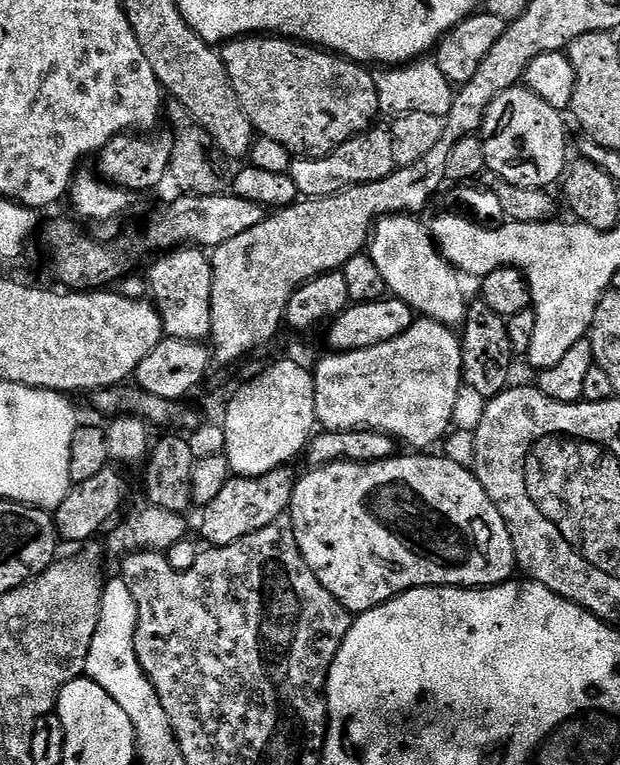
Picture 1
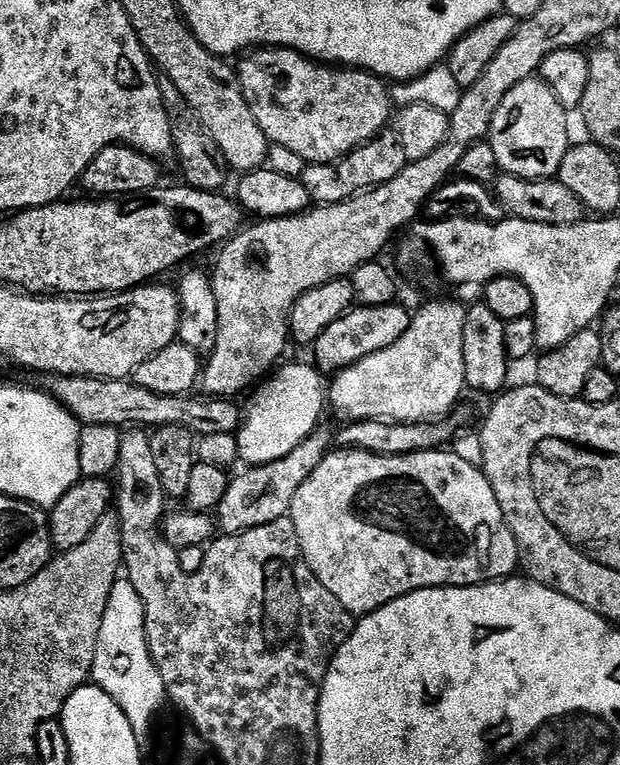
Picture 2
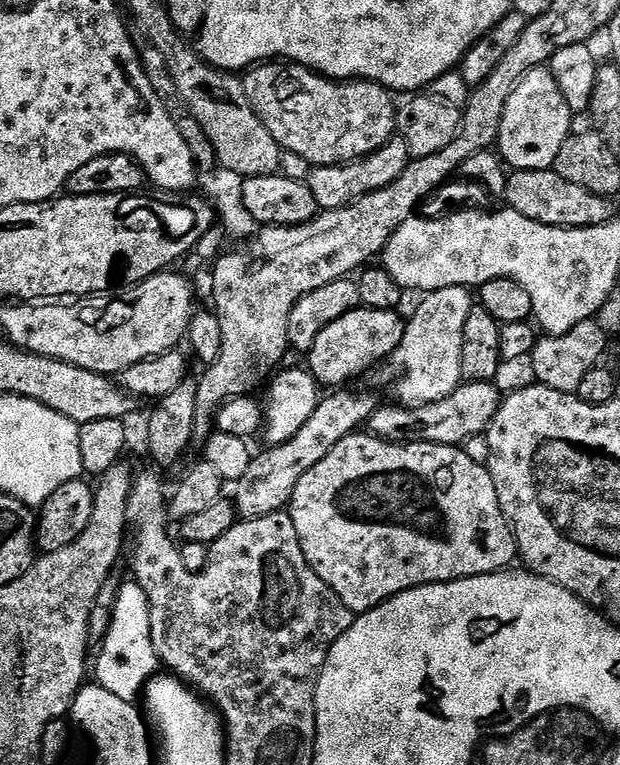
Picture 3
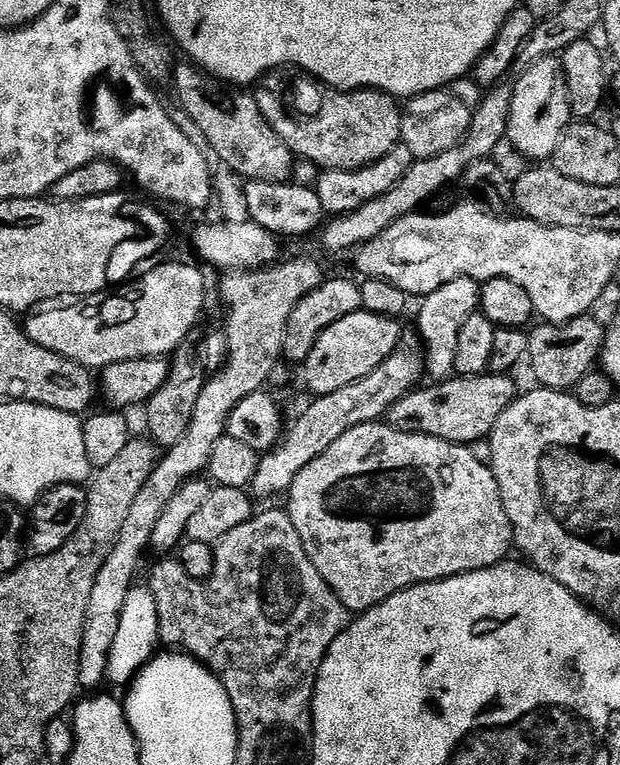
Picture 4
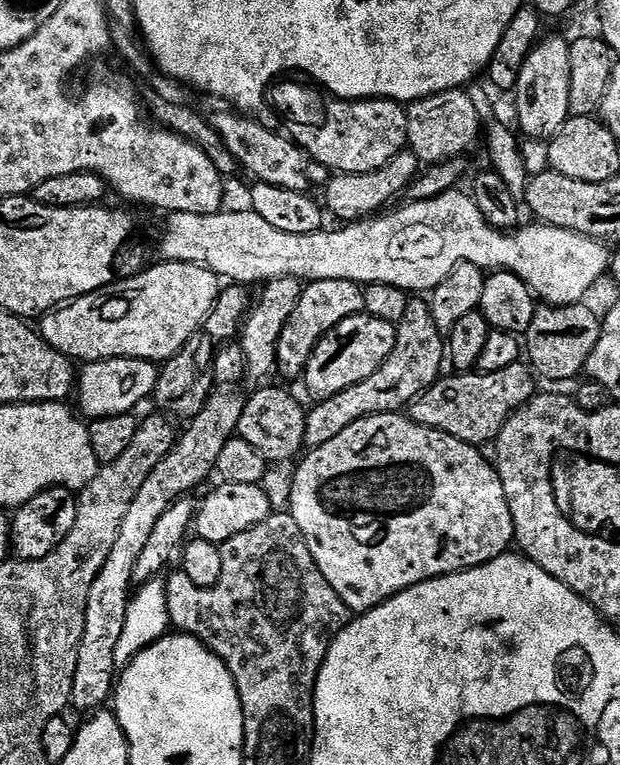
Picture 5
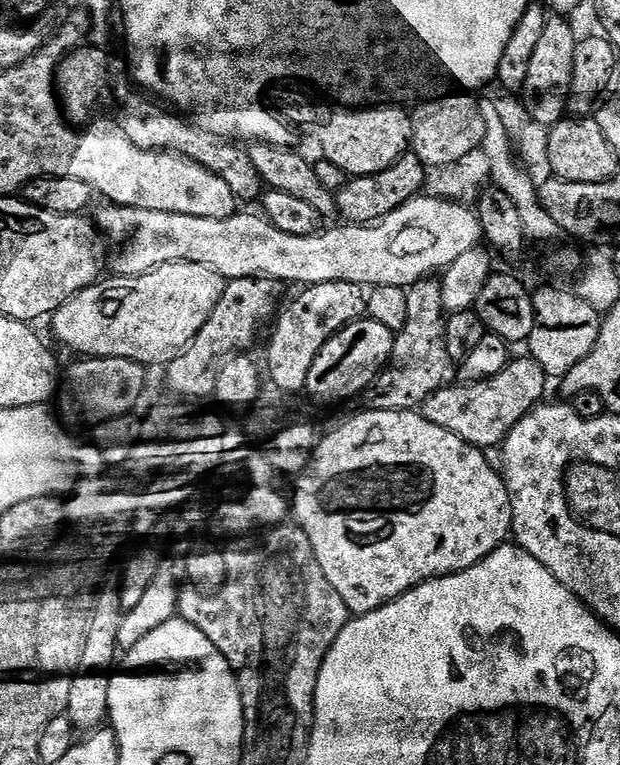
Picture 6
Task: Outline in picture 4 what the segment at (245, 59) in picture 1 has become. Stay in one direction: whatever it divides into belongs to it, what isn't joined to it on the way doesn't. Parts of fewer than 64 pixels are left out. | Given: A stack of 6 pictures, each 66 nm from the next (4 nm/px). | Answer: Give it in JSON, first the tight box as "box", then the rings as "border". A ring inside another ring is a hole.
{"box":[255,70,402,170],"border":[[[303,70],[269,74],[255,85],[258,110],[276,131],[278,138],[301,160],[309,160],[321,170],[358,170],[386,158],[402,143],[402,104],[399,99],[372,88],[342,92],[322,86]],[[288,75],[289,76],[284,76]]]}

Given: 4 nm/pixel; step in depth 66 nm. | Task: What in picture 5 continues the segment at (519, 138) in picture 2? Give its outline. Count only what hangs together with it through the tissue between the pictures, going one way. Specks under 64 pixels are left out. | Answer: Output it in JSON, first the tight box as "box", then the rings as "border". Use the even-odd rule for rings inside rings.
{"box":[514,35,571,141],"border":[[[545,35],[526,58],[522,74],[514,89],[516,96],[516,120],[520,123],[519,131],[532,140],[547,141],[570,115],[570,54],[571,43],[560,36]]]}

